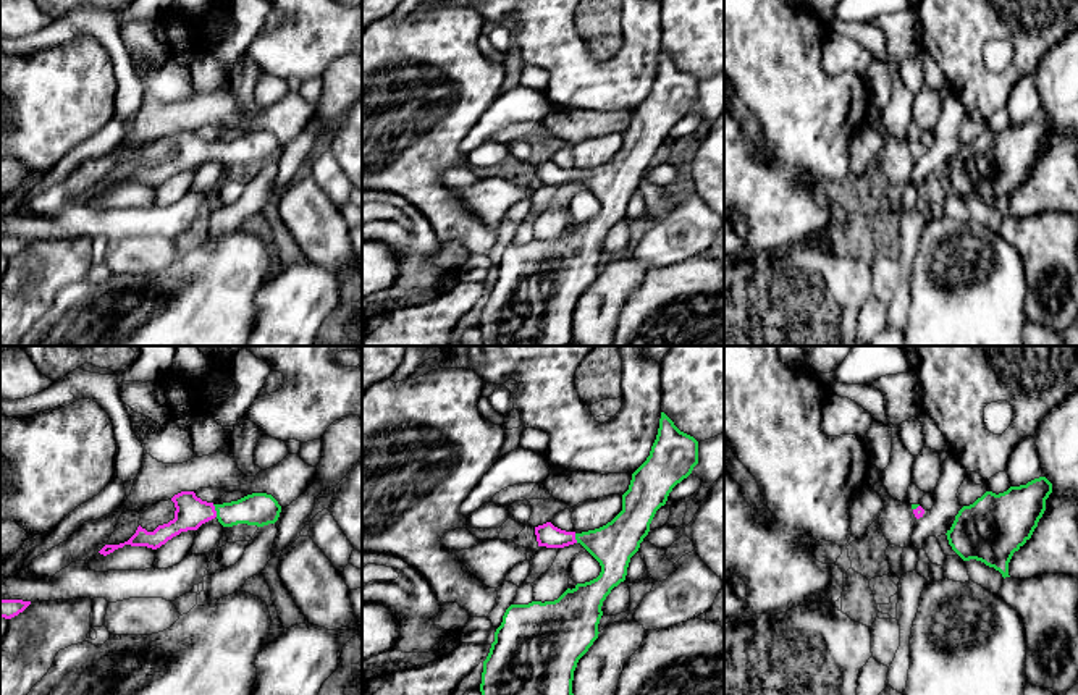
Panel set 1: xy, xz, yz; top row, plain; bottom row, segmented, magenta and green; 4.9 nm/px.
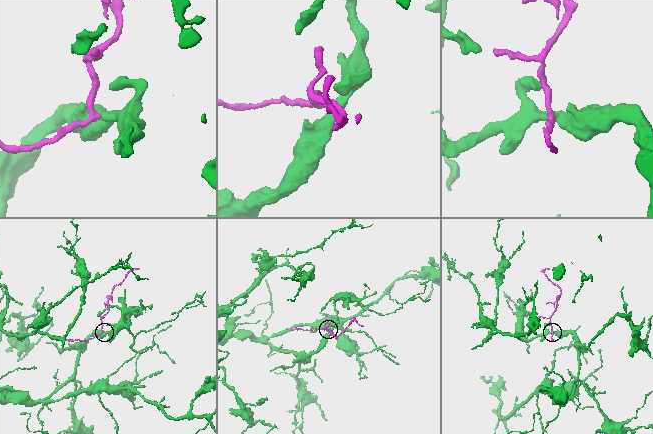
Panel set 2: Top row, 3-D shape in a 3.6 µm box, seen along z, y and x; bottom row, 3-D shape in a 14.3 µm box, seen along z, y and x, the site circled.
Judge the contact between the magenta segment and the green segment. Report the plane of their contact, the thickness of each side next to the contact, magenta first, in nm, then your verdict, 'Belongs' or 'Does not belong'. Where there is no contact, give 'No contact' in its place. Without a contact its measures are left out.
Touches magenta in xy. Thickness 160 nm (magenta) against 160 nm. Belongs

